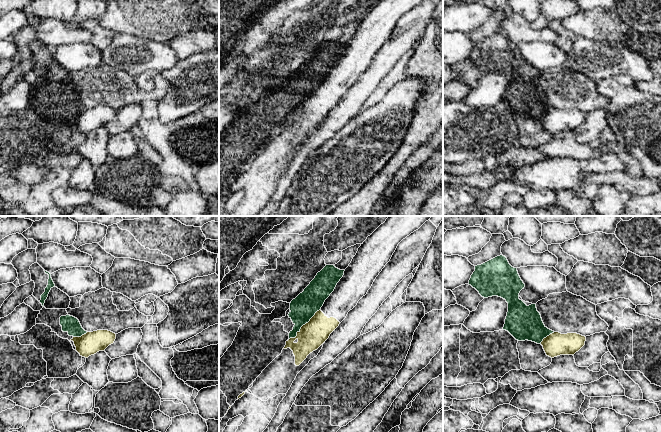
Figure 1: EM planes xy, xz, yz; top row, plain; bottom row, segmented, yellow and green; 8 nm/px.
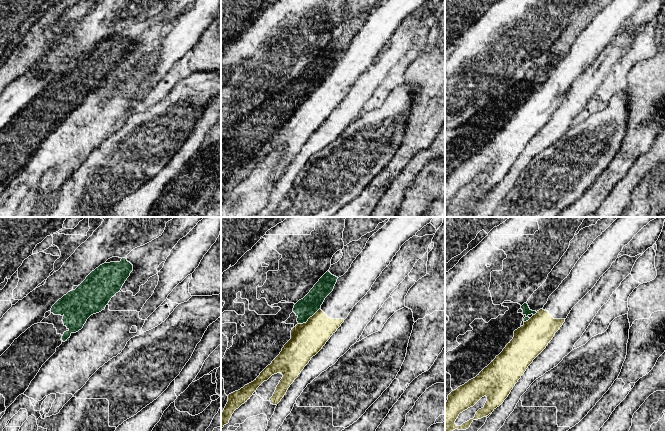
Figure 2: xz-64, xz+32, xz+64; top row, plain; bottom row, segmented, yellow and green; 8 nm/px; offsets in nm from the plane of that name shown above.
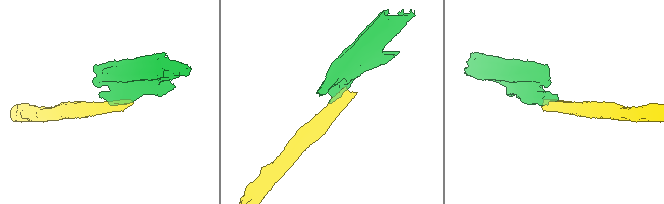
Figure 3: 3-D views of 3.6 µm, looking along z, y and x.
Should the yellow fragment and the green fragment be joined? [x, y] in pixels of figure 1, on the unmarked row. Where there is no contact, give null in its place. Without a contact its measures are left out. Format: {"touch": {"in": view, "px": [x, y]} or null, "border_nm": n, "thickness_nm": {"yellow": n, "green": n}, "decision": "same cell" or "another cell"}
{"touch": {"in": "xz", "px": [302, 102]}, "border_nm": 360, "thickness_nm": {"yellow": 220, "green": 200}, "decision": "another cell"}

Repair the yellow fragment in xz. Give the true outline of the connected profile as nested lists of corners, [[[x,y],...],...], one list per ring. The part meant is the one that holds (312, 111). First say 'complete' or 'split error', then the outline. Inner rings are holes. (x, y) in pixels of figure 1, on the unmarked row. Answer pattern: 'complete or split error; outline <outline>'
split error; outline [[[381,0],[367,13],[321,85],[301,103],[295,114],[286,117],[283,125],[293,127],[296,142],[329,114],[348,88],[367,70],[398,20],[422,1]]]

